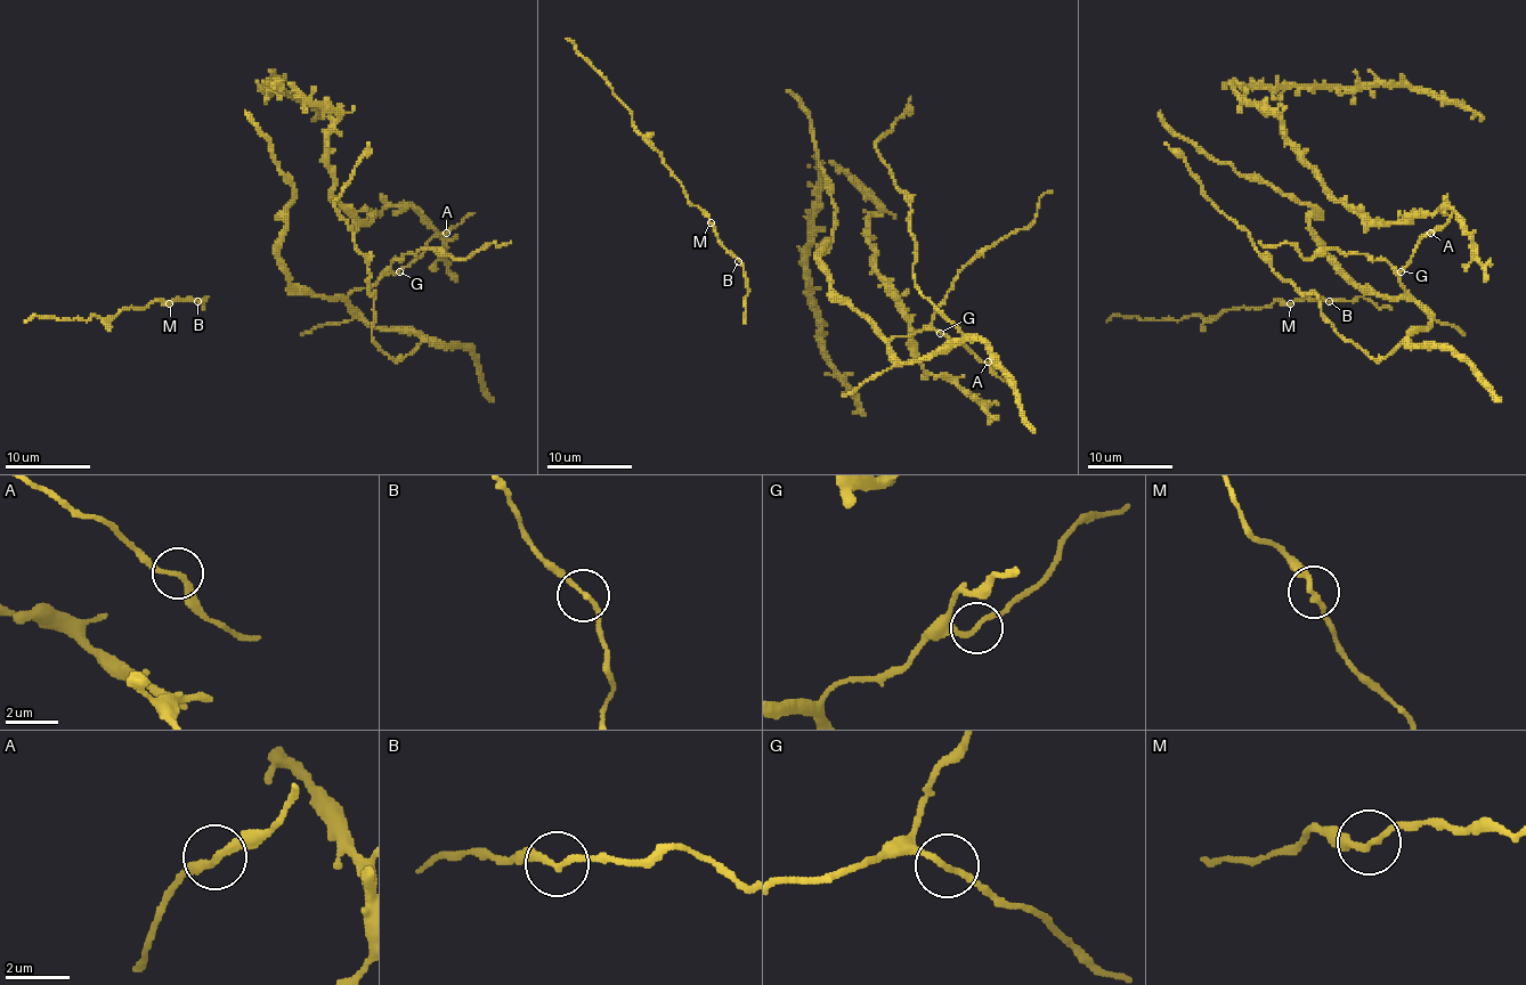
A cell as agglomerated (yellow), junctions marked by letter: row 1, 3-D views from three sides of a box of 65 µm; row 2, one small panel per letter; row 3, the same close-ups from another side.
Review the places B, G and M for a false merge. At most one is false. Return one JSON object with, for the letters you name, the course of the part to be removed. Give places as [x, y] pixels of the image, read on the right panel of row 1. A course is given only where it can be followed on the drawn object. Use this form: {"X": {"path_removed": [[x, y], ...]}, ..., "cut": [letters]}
{"cut": []}

